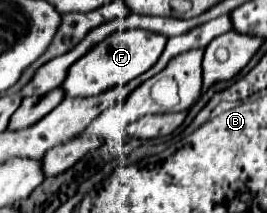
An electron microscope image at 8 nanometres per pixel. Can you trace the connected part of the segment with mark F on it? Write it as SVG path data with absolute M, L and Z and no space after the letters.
M131 29L131 31L117 31L103 39L99 45L95 45L87 55L77 59L67 73L67 79L63 81L63 89L67 97L91 97L99 95L107 89L113 89L117 85L129 83L131 79L139 77L147 69L151 69L157 59L161 57L165 49L167 37L165 35L155 35L153 31L143 31L143 29Z

